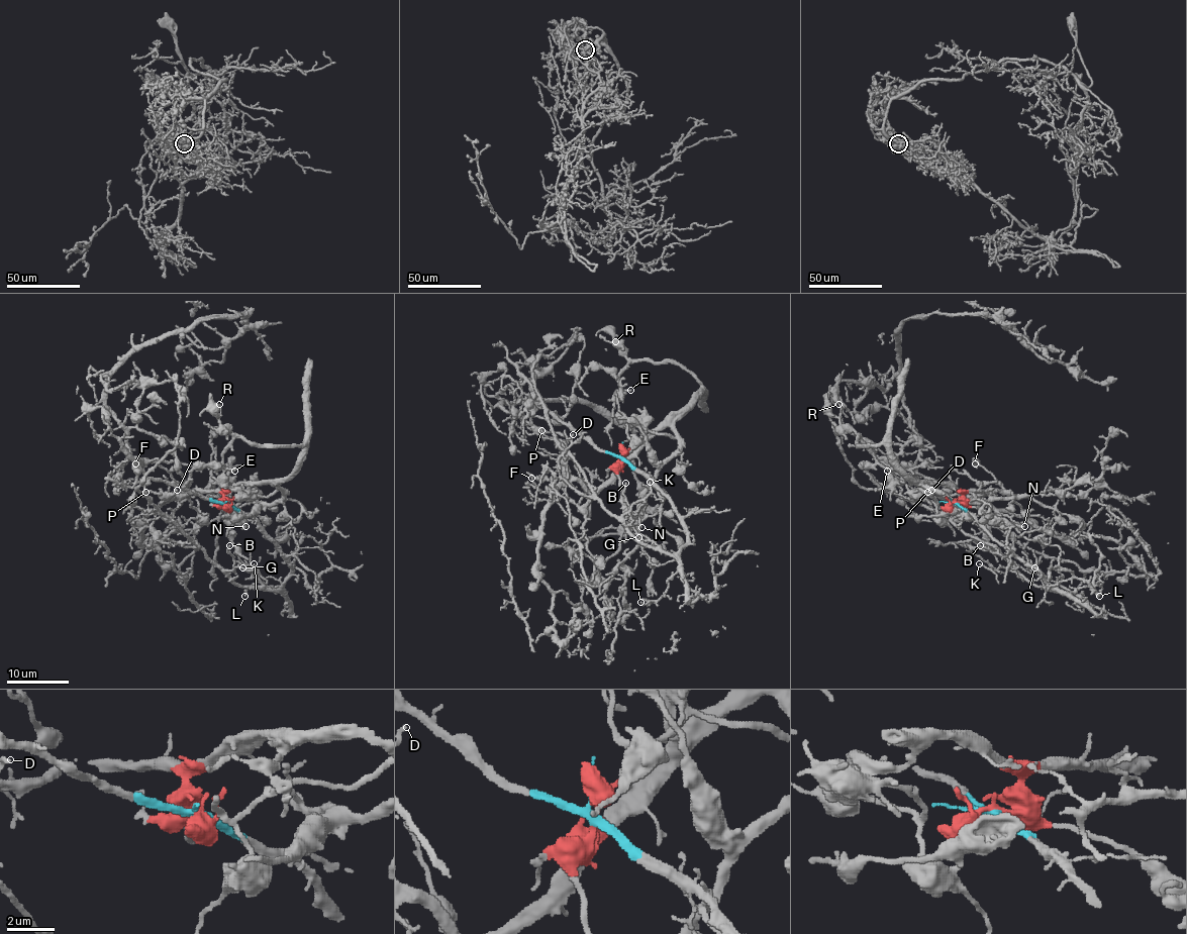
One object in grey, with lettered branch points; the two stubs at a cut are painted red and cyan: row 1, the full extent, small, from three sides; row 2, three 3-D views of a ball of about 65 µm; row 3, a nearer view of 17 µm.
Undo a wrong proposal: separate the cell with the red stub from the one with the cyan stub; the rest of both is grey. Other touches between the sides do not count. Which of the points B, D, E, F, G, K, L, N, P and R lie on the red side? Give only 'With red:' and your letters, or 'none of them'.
With red: D, E, F, N, P, R

